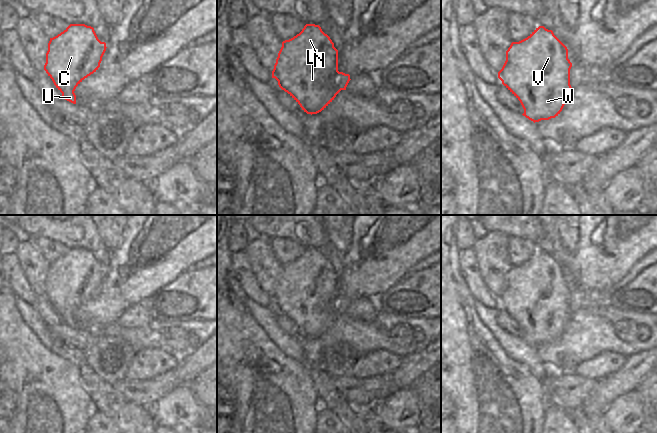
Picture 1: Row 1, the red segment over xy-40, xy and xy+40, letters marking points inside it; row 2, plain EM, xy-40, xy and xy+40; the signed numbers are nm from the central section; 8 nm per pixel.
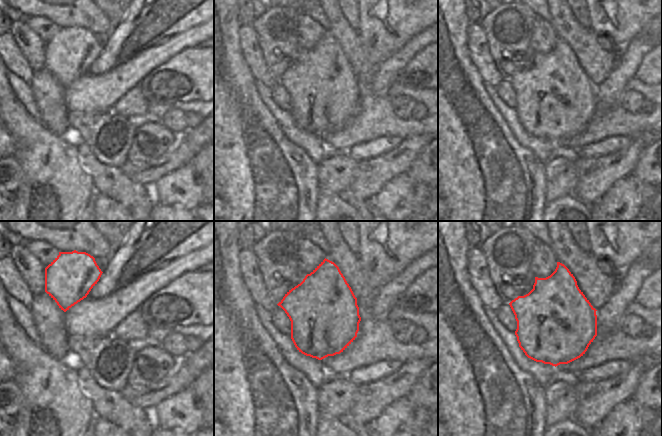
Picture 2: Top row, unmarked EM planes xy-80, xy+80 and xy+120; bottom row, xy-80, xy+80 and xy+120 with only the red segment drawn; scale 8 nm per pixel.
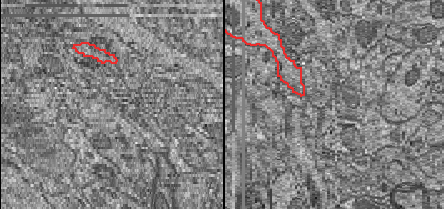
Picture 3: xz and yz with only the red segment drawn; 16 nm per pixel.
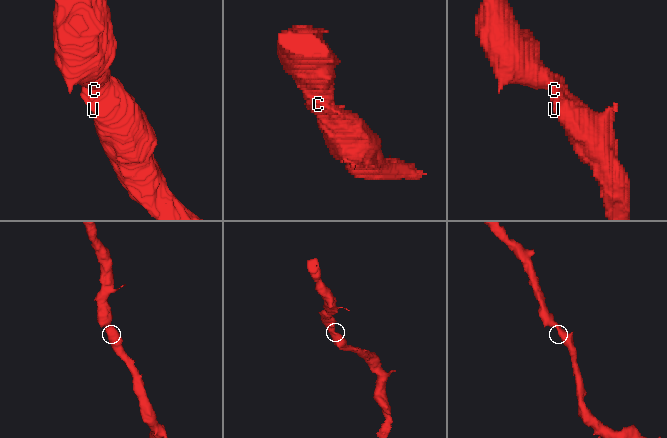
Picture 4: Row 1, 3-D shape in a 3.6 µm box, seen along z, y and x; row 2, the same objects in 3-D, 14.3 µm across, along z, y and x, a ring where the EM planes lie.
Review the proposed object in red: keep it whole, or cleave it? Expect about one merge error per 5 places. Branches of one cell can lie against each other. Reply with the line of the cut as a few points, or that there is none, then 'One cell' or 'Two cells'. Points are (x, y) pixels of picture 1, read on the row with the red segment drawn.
No split. One cell.

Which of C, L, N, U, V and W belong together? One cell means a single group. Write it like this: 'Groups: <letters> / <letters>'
Groups: C L N U V W.

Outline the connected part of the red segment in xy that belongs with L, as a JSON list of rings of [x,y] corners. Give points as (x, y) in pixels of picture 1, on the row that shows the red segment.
[[[306,24],[302,31],[282,42],[272,78],[287,92],[307,114],[324,110],[341,90],[346,90],[350,75],[338,71],[338,50],[319,25]]]

